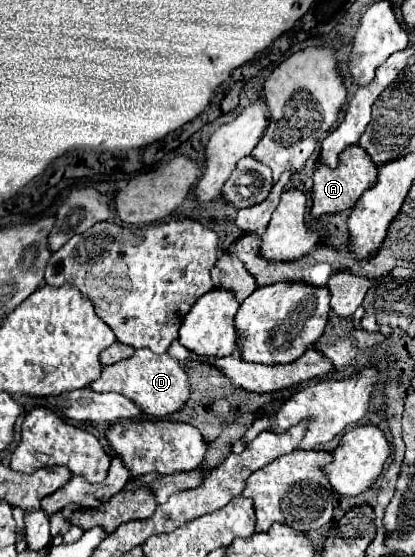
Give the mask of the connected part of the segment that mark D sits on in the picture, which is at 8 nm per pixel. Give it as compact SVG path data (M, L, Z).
M149 348L135 350L135 354L117 364L105 366L99 380L91 384L95 392L117 392L135 400L149 416L167 416L177 412L189 398L189 382L183 364L169 354L155 354Z

